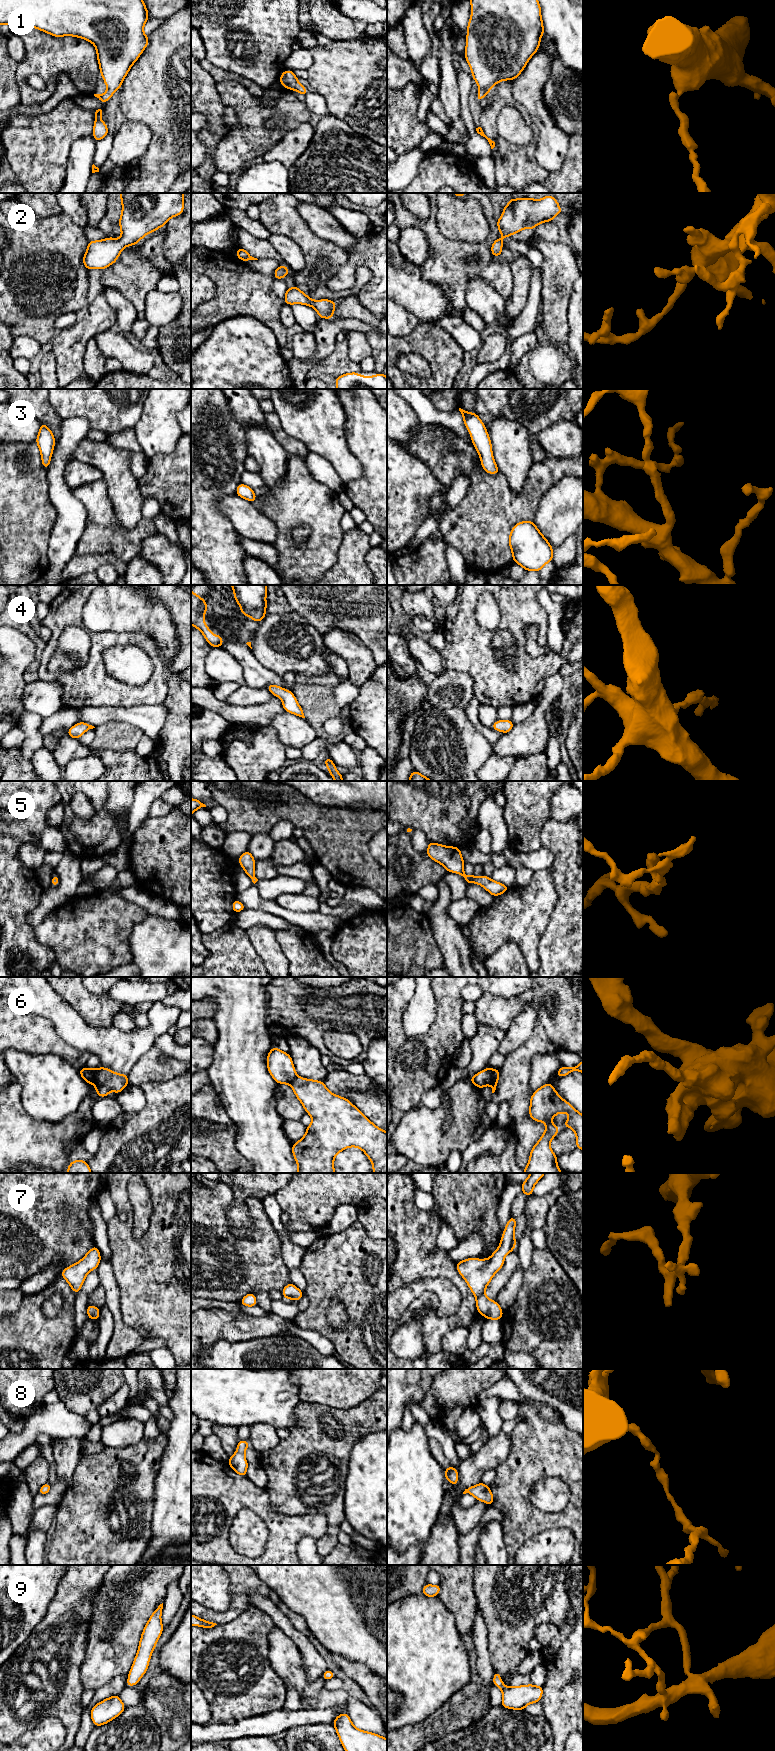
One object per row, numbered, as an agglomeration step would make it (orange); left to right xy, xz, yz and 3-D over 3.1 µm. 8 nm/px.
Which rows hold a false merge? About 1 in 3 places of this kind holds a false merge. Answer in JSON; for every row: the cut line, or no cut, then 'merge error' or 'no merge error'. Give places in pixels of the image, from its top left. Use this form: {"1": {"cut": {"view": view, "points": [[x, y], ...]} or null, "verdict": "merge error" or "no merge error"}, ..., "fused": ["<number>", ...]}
{"1": {"cut": null, "verdict": "no merge error"}, "2": {"cut": null, "verdict": "no merge error"}, "3": {"cut": null, "verdict": "no merge error"}, "4": {"cut": null, "verdict": "no merge error"}, "5": {"cut": null, "verdict": "no merge error"}, "6": {"cut": {"view": "xy", "points": [[96, 1069], [94, 1084]]}, "verdict": "merge error"}, "7": {"cut": null, "verdict": "no merge error"}, "8": {"cut": null, "verdict": "no merge error"}, "9": {"cut": null, "verdict": "no merge error"}, "fused": ["6"]}

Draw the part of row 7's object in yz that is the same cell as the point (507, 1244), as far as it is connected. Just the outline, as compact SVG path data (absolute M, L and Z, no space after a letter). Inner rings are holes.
M510 1217L503 1231L499 1248L488 1259L468 1258L456 1263L459 1274L465 1279L476 1298L477 1311L486 1319L501 1320L503 1311L500 1305L490 1300L485 1289L496 1272L504 1265L504 1258L515 1249L514 1237L516 1217Z

